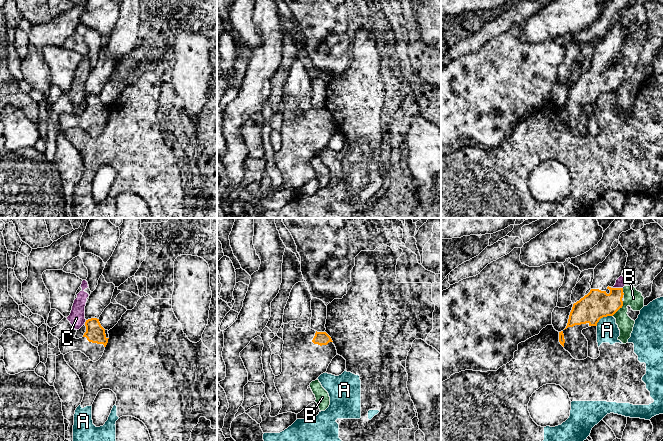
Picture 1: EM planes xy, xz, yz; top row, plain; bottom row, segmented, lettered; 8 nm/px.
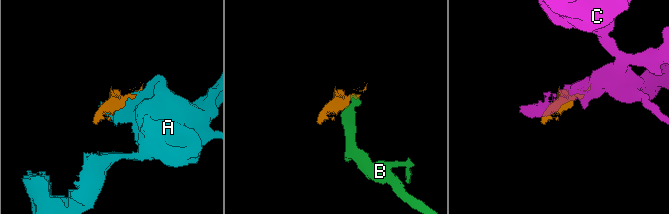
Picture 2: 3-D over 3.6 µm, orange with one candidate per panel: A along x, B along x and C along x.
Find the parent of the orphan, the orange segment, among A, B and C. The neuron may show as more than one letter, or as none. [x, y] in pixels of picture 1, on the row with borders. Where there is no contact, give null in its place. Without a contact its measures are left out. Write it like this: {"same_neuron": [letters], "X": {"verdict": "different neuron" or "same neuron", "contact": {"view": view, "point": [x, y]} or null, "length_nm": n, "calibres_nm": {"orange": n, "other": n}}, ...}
{"same_neuron": [], "A": {"verdict": "different neuron", "contact": {"view": "yz", "point": [603, 316]}, "length_nm": 160, "calibres_nm": {"orange": 220, "other": 180}}, "B": {"verdict": "different neuron", "contact": {"view": "yz", "point": [619, 308]}, "length_nm": 150, "calibres_nm": {"orange": 220, "other": 140}}, "C": {"verdict": "different neuron", "contact": {"view": "yz", "point": [616, 288]}, "length_nm": 100, "calibres_nm": {"orange": 220, "other": 80}}}

